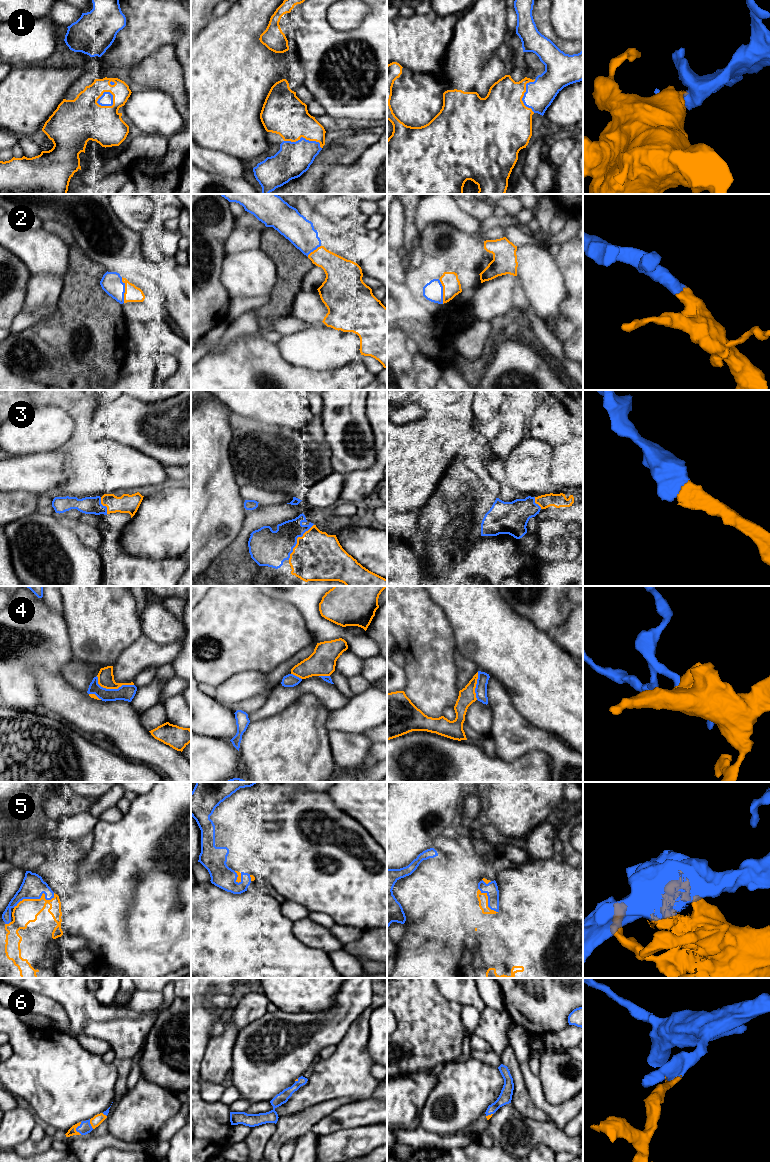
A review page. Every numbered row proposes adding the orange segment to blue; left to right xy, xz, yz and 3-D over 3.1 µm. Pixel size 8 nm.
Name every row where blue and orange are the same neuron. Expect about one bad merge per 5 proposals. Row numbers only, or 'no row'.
1, 2, 3, 5, 6

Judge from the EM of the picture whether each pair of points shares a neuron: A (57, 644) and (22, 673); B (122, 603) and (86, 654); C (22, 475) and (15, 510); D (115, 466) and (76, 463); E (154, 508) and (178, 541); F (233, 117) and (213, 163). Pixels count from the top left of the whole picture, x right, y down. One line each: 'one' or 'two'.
A: one
B: one
C: two
D: one
E: one
F: two

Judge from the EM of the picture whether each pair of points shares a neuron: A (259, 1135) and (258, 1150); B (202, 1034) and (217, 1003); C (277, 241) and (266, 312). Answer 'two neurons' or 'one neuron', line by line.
A: one neuron
B: one neuron
C: one neuron

